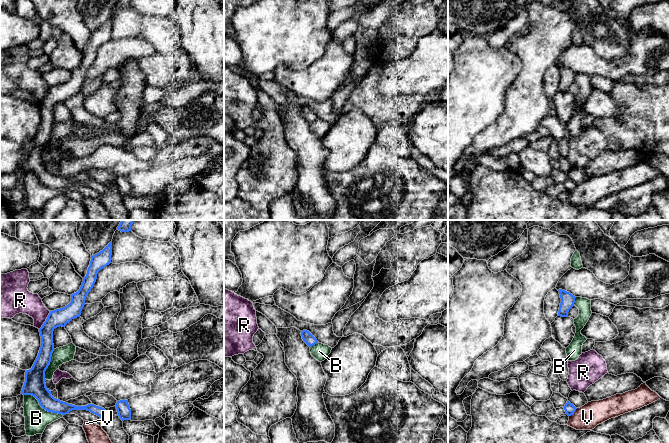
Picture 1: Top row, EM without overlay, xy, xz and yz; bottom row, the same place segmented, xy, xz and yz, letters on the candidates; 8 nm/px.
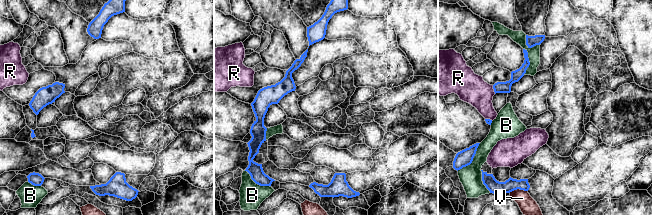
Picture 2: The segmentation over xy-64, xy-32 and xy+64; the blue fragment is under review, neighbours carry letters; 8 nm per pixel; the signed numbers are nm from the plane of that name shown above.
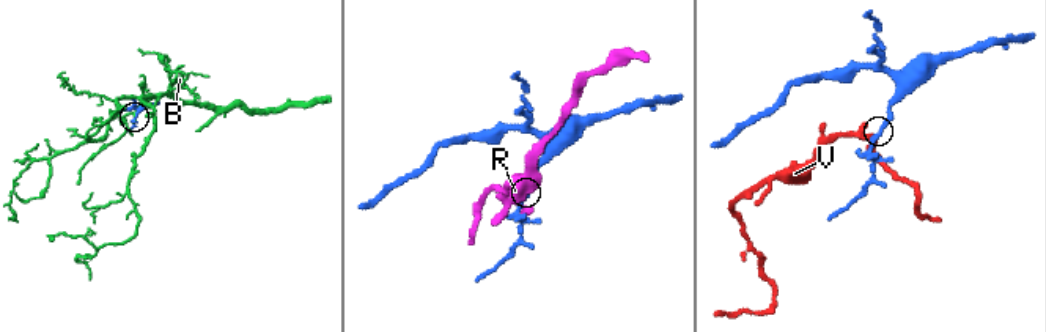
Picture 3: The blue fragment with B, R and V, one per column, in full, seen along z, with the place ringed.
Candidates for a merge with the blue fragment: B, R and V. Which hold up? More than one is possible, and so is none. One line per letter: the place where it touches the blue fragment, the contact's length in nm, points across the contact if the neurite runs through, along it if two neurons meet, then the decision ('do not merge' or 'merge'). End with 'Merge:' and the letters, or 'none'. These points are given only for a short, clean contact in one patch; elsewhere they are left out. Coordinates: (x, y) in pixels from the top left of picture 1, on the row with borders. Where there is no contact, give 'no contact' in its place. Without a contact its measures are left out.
B: contact xy (43, 408); length 360 nm; do not merge
R: contact xy (46, 320); length 180 nm; border xy (50, 311), (39, 329); do not merge
V: contact yz (573, 413); length 100 nm; border yz (577, 408), (569, 416); do not merge
Merge: none

